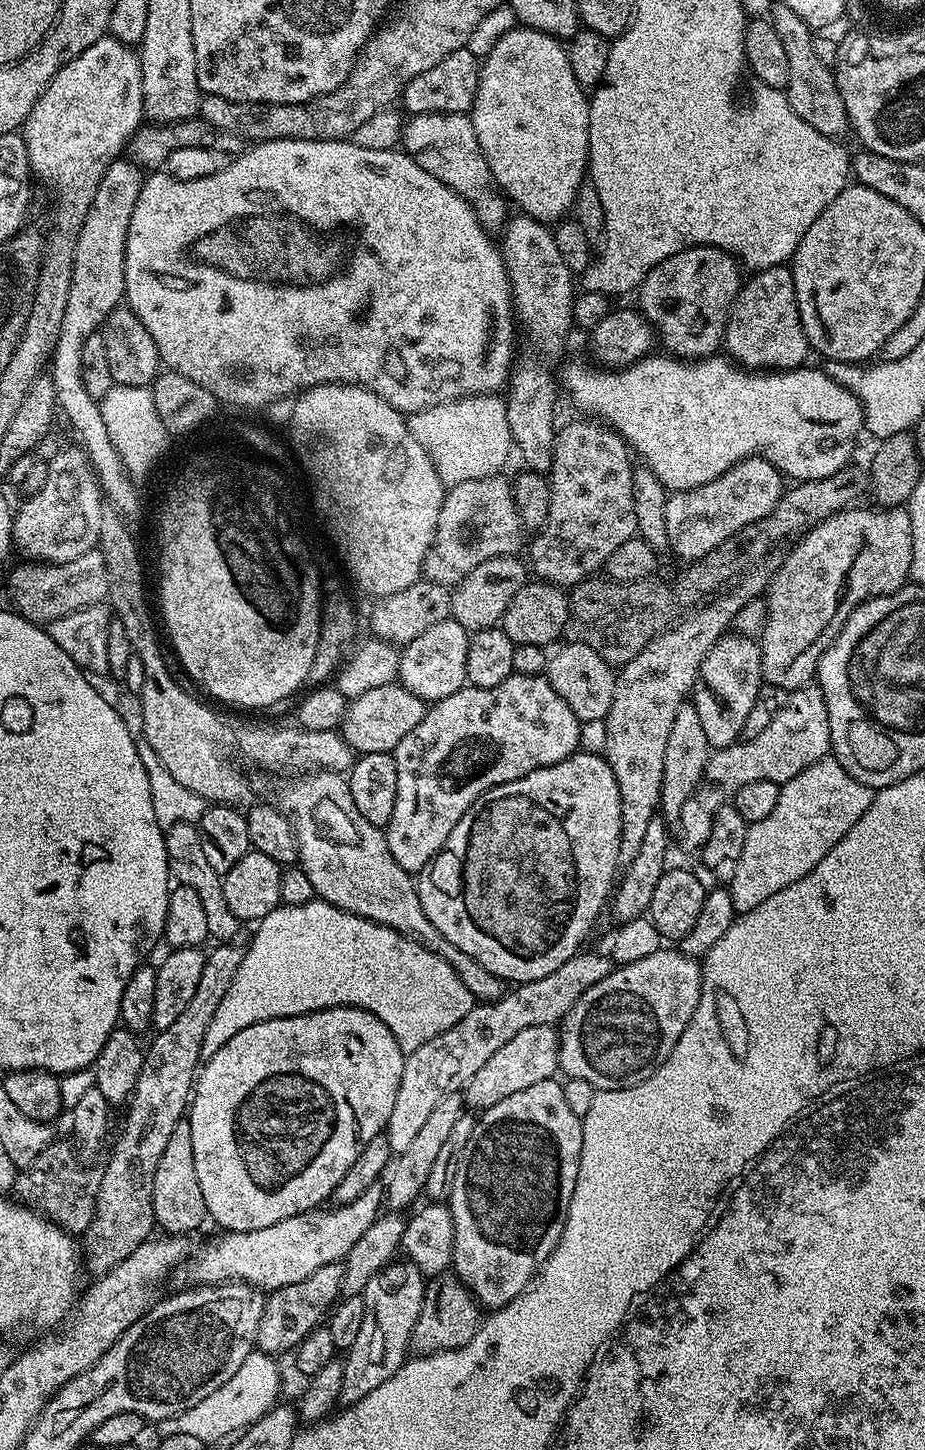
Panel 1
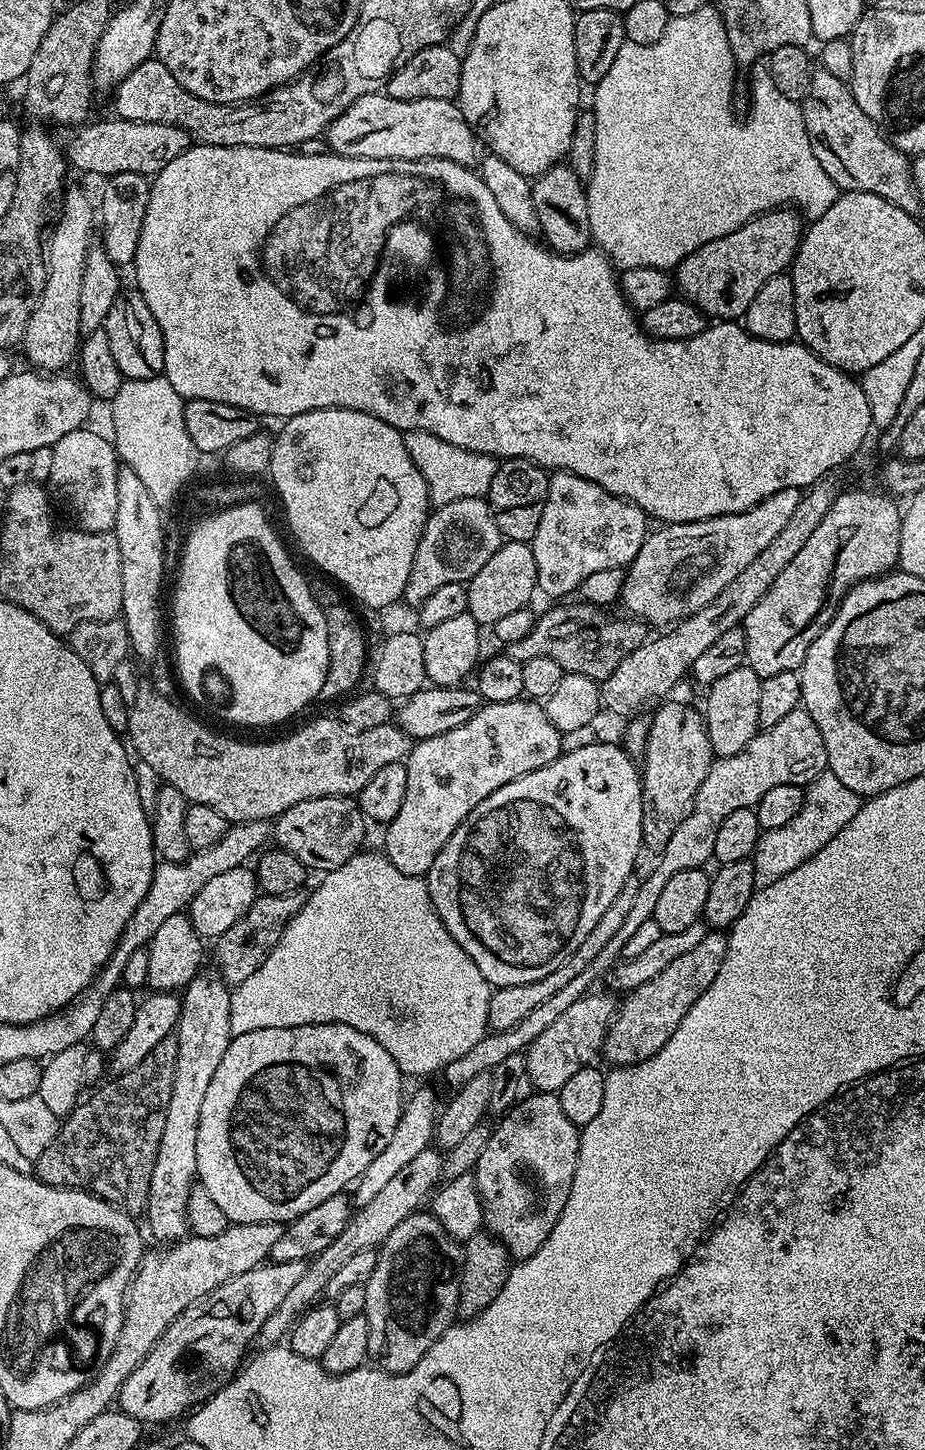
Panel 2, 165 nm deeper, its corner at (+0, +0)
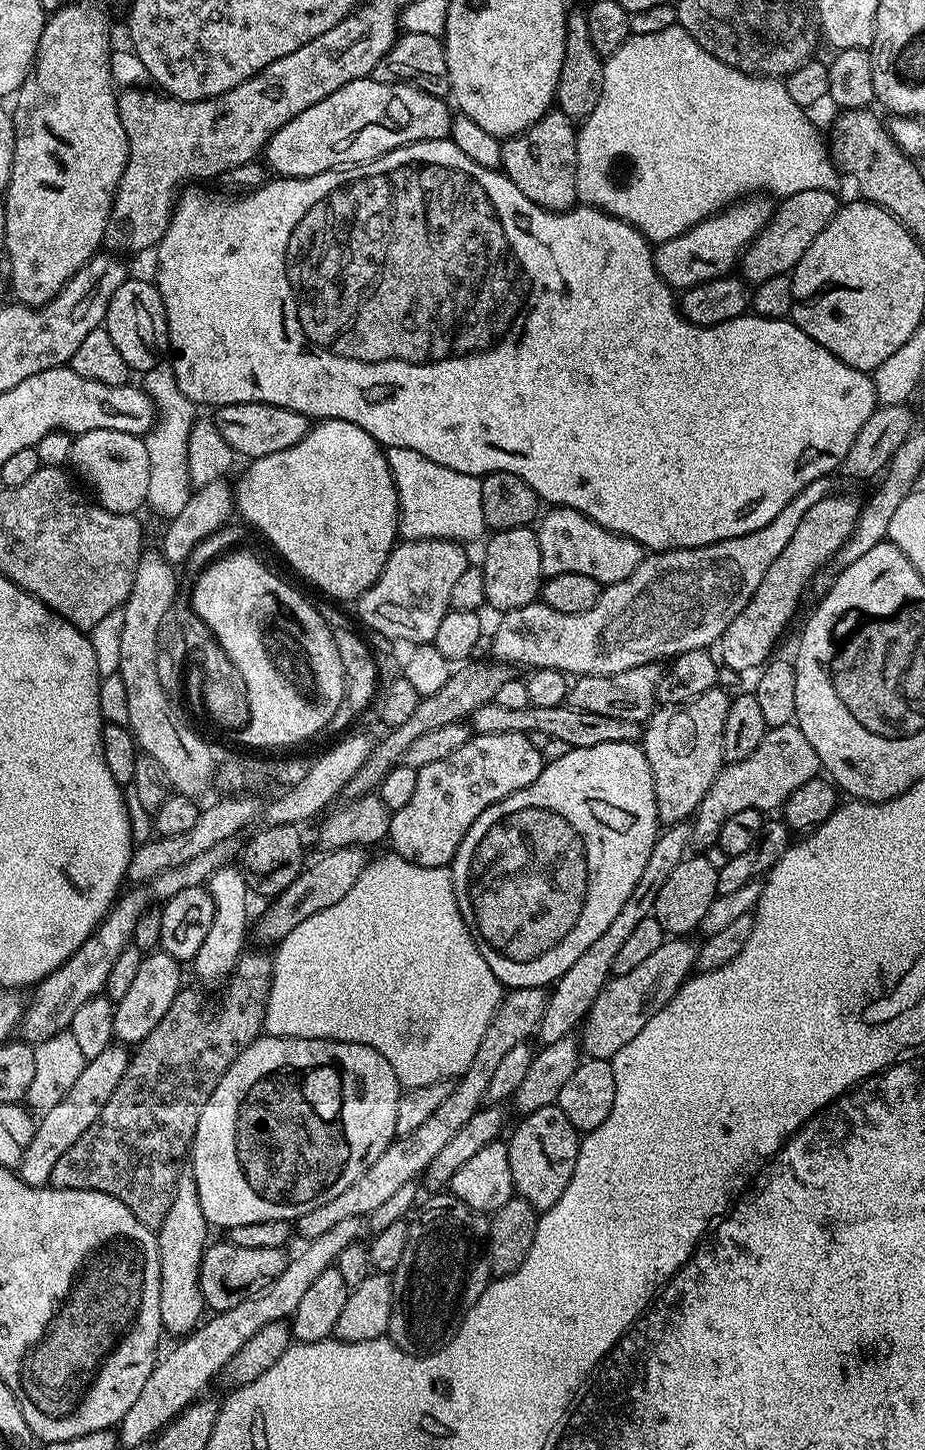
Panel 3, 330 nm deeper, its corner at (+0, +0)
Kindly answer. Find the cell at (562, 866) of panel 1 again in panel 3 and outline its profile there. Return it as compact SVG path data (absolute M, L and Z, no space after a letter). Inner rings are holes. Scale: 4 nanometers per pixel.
M602 742L602 746L569 748L562 758L547 761L542 774L538 774L530 786L502 798L478 814L474 826L466 830L466 838L462 838L450 865L454 898L482 958L486 958L486 966L494 970L505 989L551 986L559 976L566 974L566 970L570 970L570 965L605 932L610 922L614 922L618 910L622 910L626 898L630 898L634 886L638 886L638 878L642 878L642 870L646 870L646 861L650 859L650 850L654 850L654 842L661 828L650 762L646 762L644 749L636 742Z

